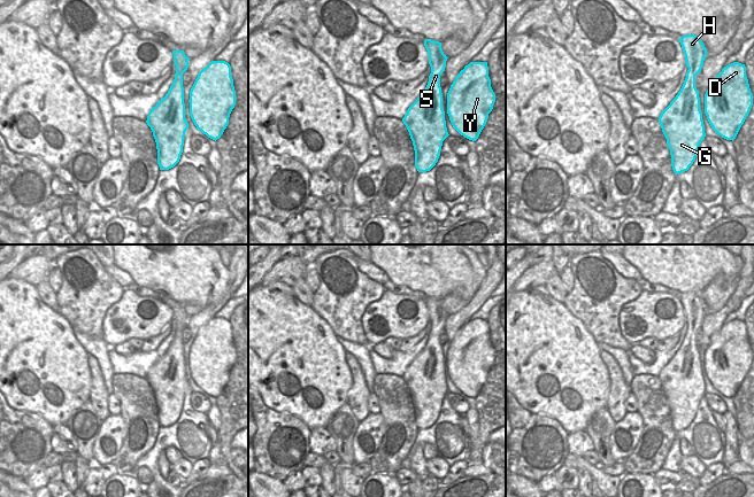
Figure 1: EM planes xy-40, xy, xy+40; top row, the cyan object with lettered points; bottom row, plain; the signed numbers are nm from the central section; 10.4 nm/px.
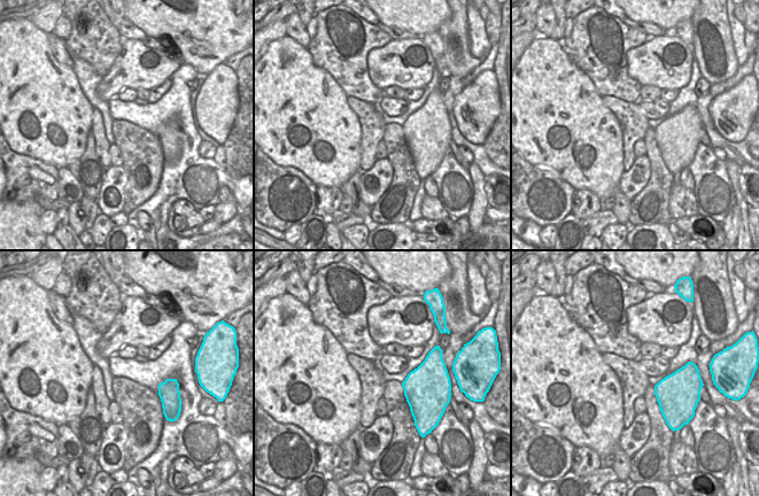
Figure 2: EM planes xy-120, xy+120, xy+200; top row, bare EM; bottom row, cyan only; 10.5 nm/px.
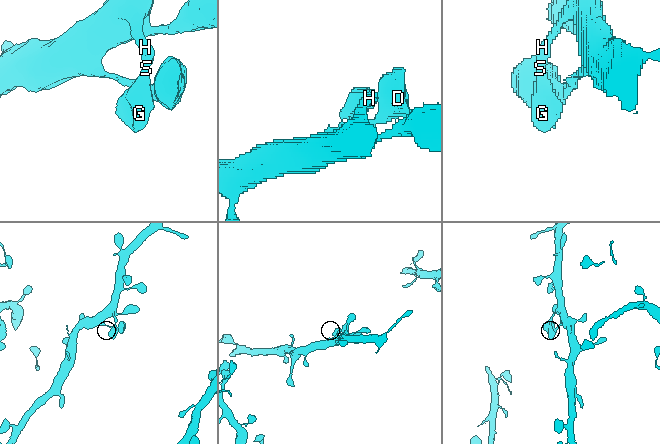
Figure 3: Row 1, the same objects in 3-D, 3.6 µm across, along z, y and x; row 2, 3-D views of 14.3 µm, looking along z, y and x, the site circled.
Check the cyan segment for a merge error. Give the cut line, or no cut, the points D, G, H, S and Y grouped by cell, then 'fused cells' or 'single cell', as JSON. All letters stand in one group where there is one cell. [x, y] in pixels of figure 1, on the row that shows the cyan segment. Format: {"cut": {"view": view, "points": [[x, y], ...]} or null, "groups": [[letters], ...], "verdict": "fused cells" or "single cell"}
{"cut": null, "groups": [["D", "G", "H", "S", "Y"]], "verdict": "single cell"}

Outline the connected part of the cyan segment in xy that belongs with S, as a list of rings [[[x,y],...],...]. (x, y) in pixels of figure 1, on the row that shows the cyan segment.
[[[424,40],[429,54],[431,73],[424,92],[408,108],[402,118],[415,150],[415,166],[418,172],[430,171],[440,156],[443,141],[449,135],[443,109],[440,75],[445,71],[447,56],[441,42]]]

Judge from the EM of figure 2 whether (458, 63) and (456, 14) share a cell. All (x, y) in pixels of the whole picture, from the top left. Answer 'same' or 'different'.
same

